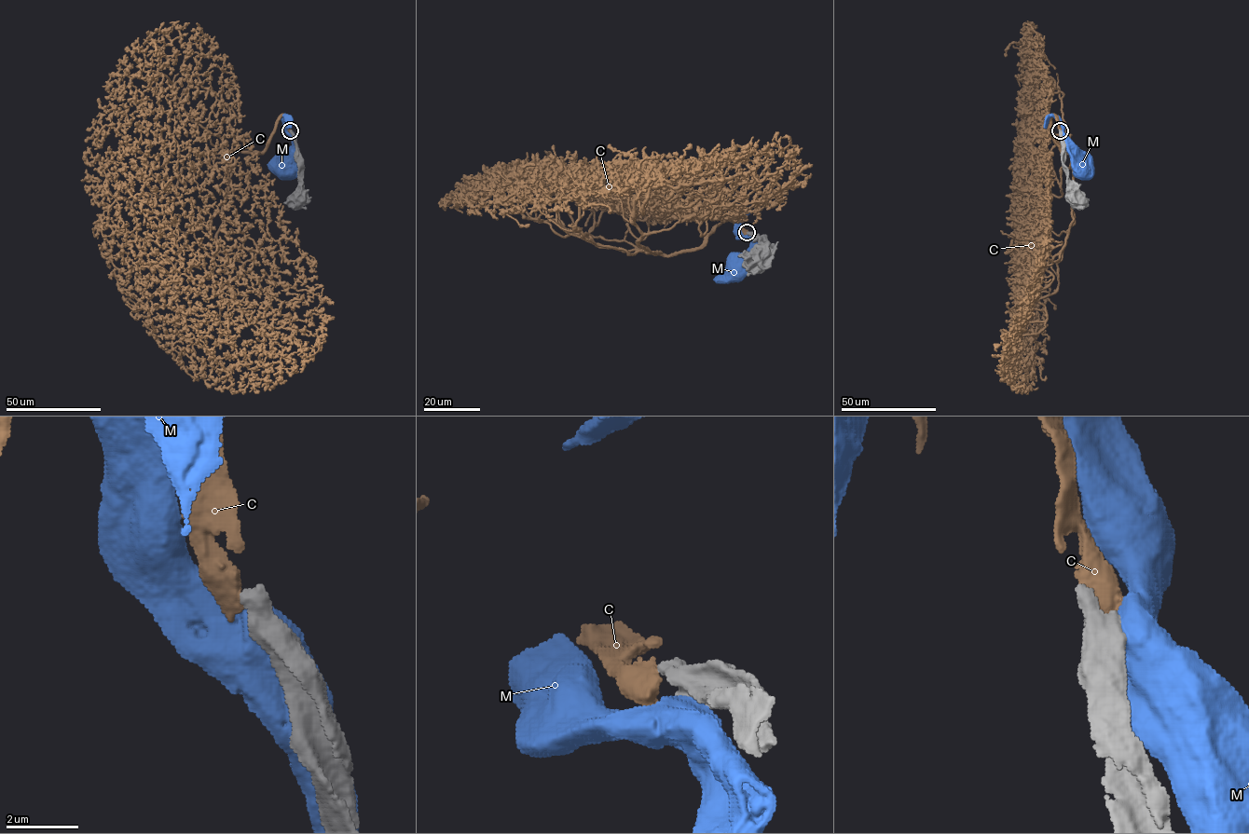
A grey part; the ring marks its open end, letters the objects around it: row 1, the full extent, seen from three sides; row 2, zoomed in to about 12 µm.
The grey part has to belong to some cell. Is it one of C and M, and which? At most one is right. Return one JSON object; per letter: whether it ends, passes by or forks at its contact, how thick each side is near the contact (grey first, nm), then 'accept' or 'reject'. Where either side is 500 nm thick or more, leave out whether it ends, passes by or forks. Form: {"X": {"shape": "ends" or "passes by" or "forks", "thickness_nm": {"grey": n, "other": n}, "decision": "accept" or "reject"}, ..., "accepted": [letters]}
{"C": {"thickness_nm": {"grey": 550, "other": 650}, "decision": "accept"}, "M": {"thickness_nm": {"grey": 650, "other": 900}, "decision": "reject"}, "accepted": ["C"]}

